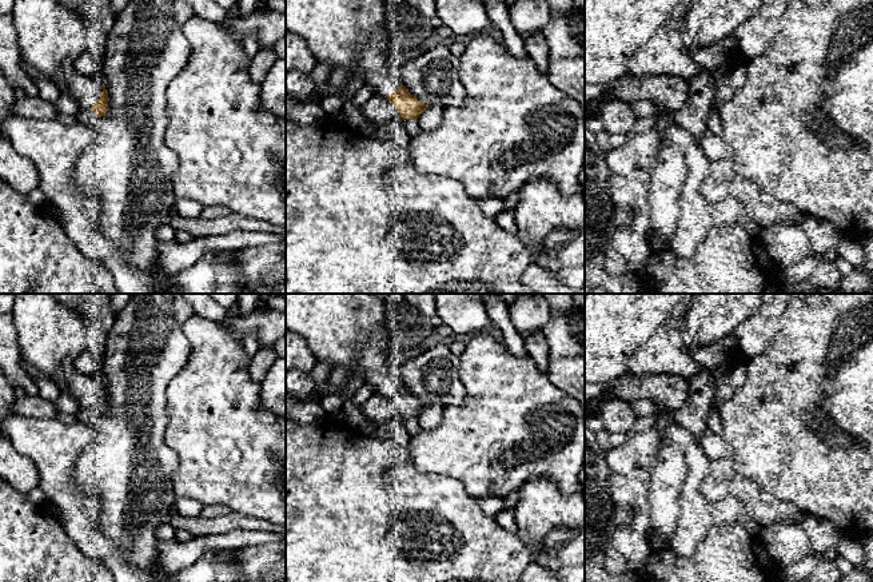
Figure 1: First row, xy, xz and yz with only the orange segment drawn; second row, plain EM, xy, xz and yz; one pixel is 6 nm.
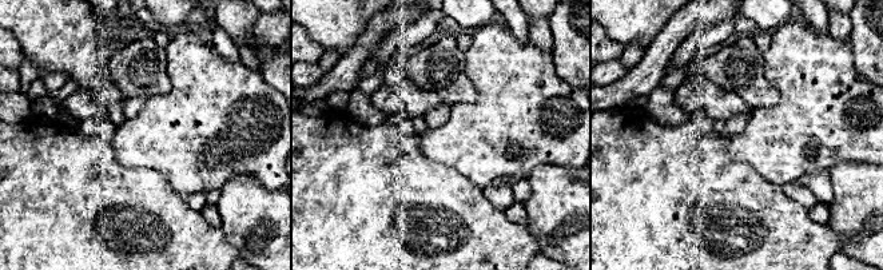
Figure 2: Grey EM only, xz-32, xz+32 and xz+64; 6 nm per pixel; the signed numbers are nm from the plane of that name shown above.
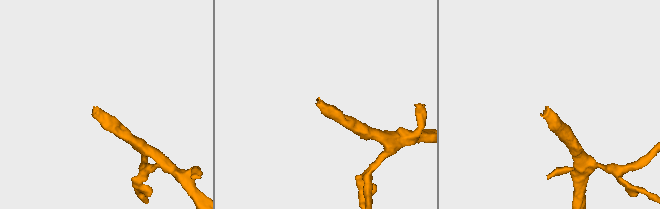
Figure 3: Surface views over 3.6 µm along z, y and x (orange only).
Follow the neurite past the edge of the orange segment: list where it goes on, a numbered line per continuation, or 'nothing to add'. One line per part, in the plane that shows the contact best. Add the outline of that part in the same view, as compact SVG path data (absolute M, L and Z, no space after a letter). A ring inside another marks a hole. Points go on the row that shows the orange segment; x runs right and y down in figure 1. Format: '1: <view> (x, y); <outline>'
1: xy (50, 36); M15 0L12 17L21 60L65 88L80 109L91 111L101 96L103 81L75 68L87 39L81 16L57 0Z

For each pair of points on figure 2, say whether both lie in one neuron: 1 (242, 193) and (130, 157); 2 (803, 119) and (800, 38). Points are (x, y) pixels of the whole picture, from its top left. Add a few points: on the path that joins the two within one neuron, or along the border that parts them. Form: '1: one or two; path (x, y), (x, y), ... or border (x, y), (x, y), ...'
1: two; border (254, 178), (233, 177), (219, 189)
2: one; path (803, 99), (799, 58)

